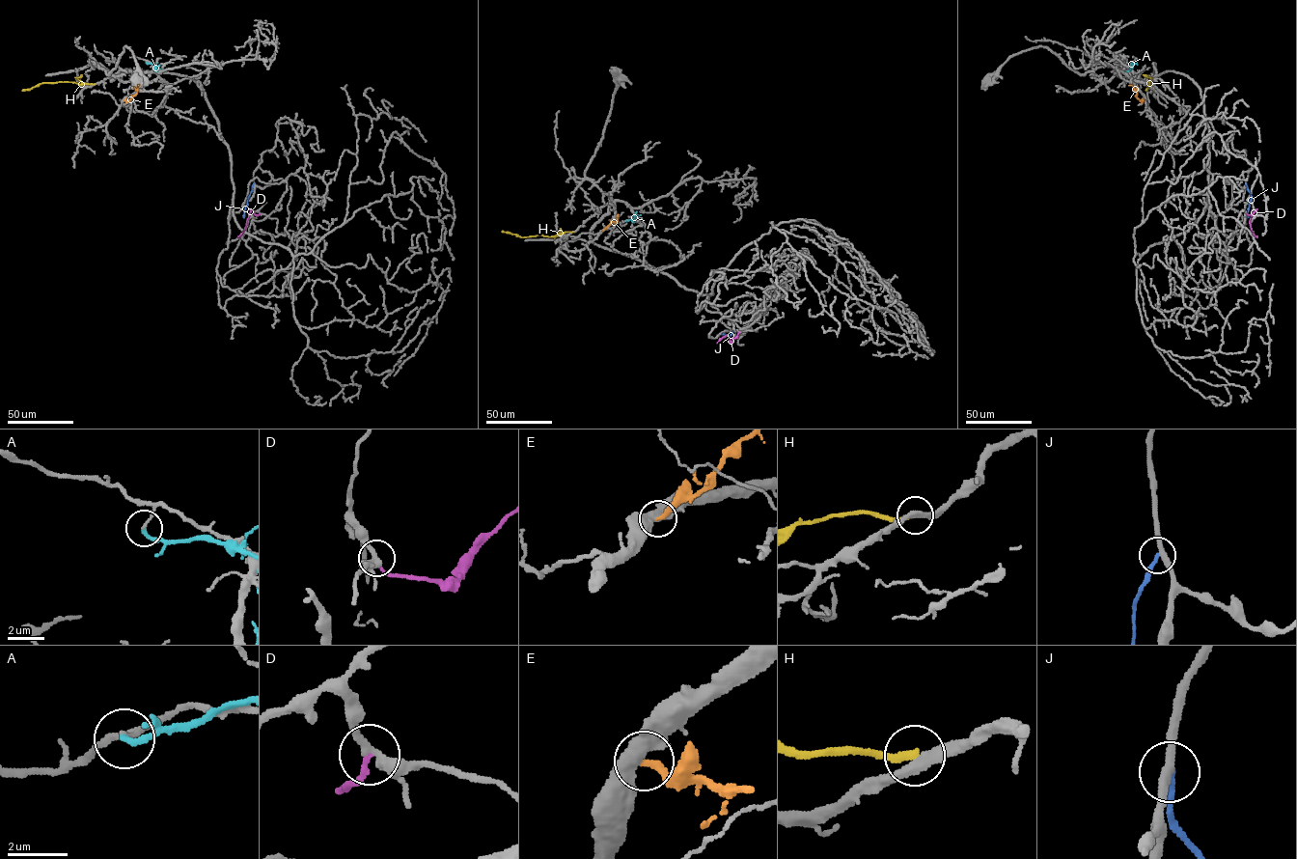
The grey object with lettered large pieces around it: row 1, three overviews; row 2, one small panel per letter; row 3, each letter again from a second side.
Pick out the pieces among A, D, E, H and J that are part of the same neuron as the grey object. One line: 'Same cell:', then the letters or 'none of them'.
Same cell: D

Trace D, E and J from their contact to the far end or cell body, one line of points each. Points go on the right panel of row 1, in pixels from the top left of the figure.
D: (1246, 213), (1252, 214), (1256, 209), (1250, 224), (1257, 237)
E: (1145, 99), (1140, 100), (1132, 86), (1128, 85)
J: (1246, 182), (1251, 199), (1247, 217)

